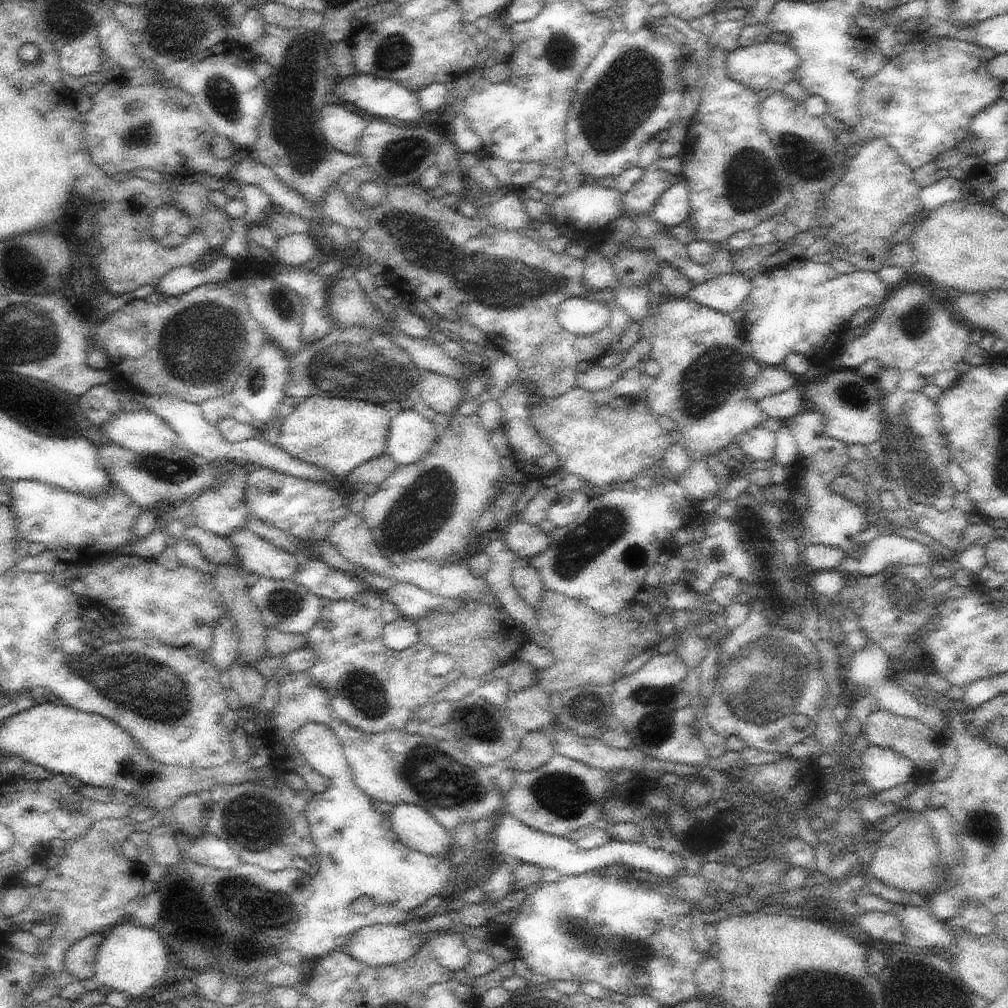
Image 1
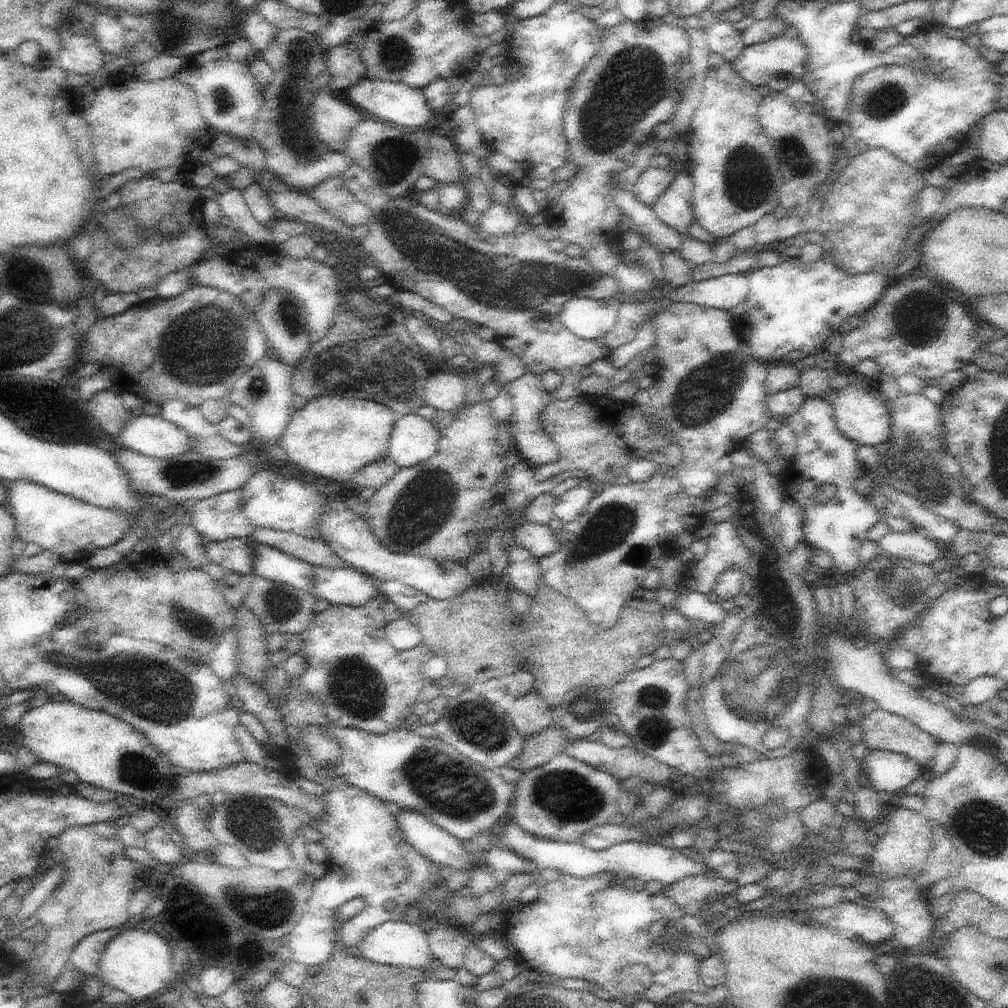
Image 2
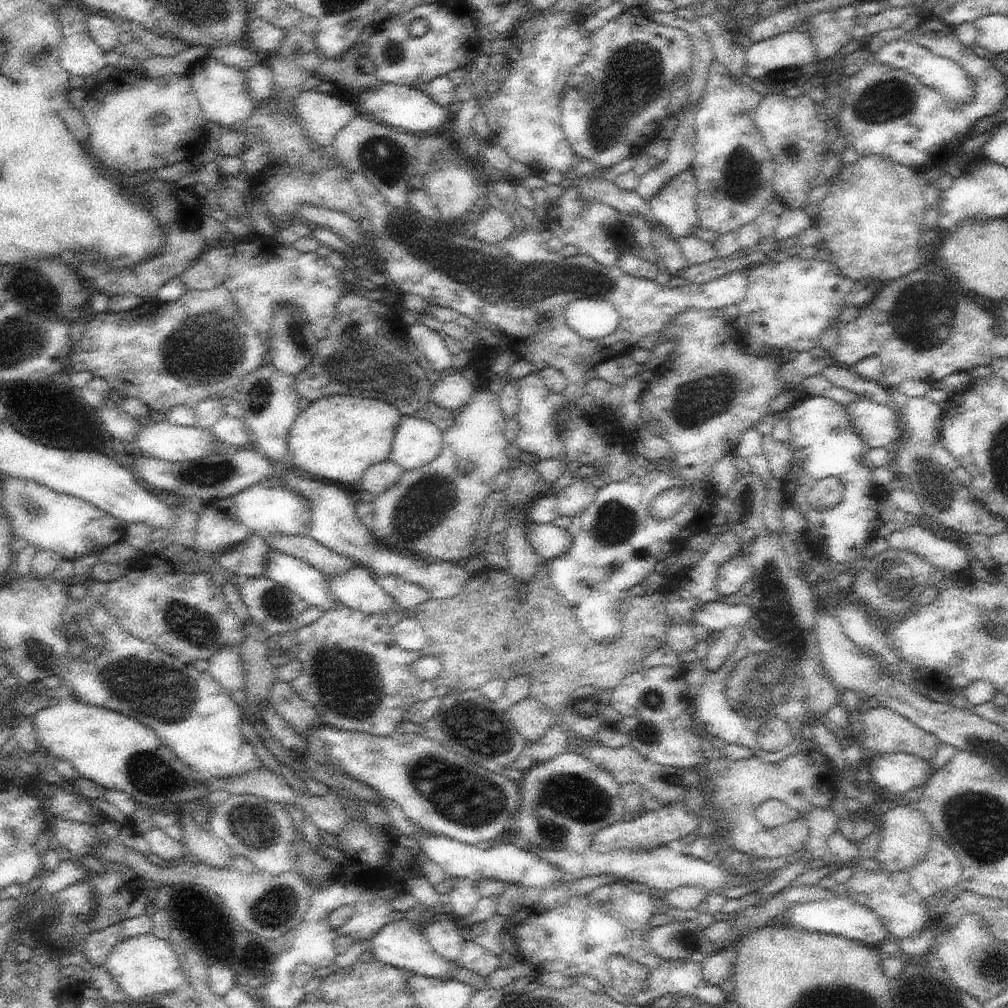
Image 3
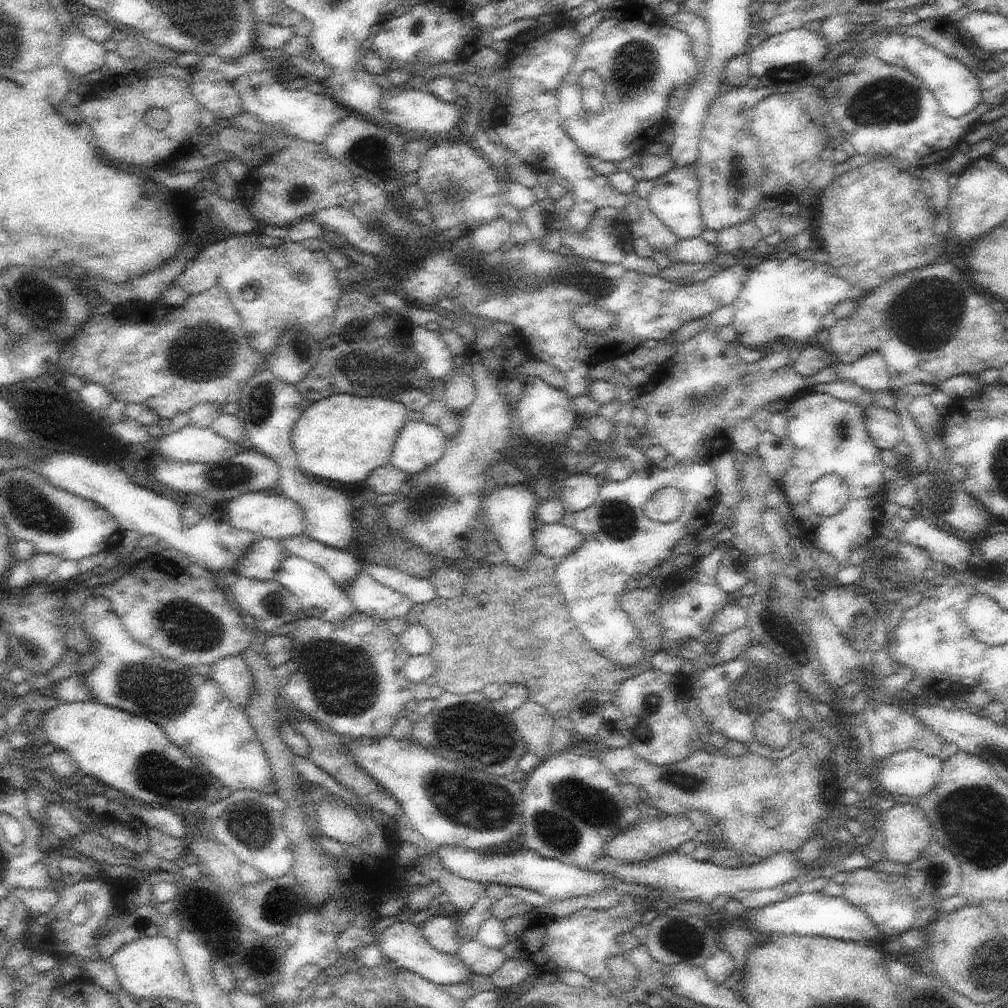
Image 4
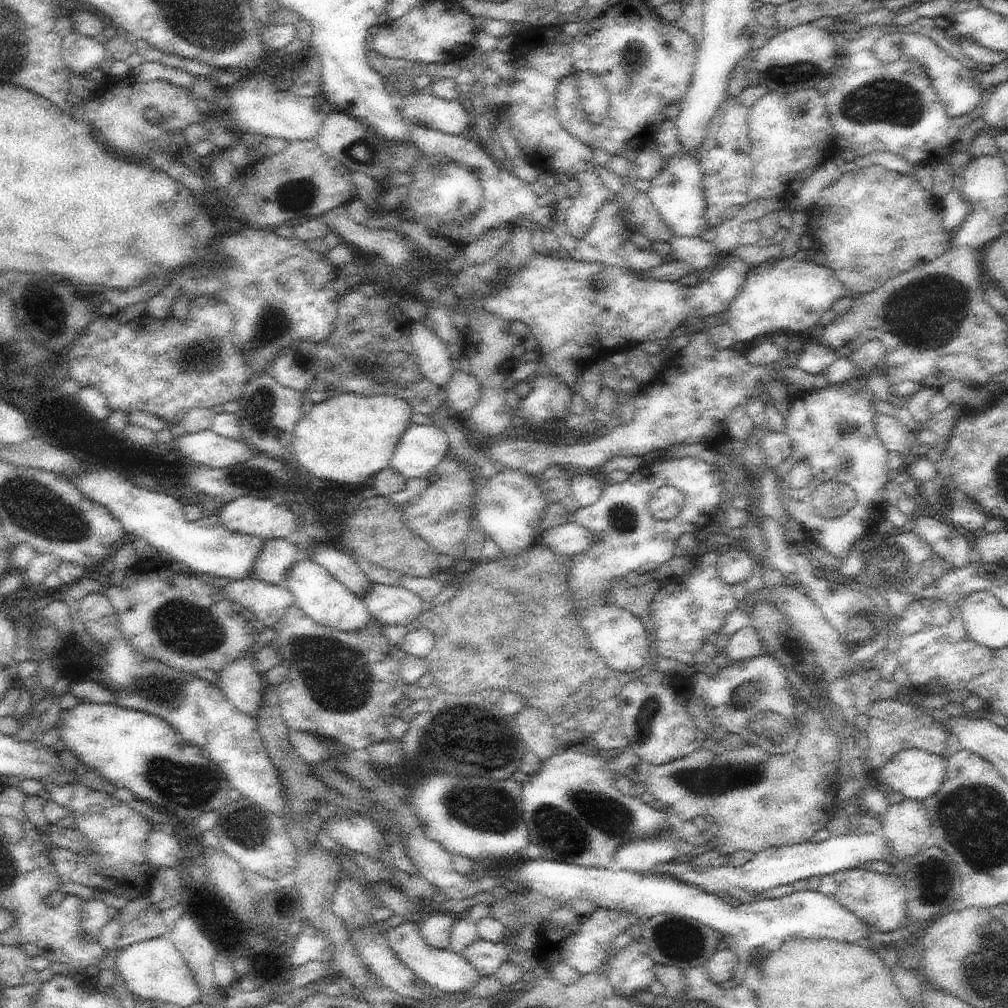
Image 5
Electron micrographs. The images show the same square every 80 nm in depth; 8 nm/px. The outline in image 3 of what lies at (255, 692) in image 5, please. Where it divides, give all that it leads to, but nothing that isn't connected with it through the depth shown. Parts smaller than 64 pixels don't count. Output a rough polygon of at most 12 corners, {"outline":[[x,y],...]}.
{"outline":[[223,646],[209,671],[226,690],[244,690],[241,646]]}

